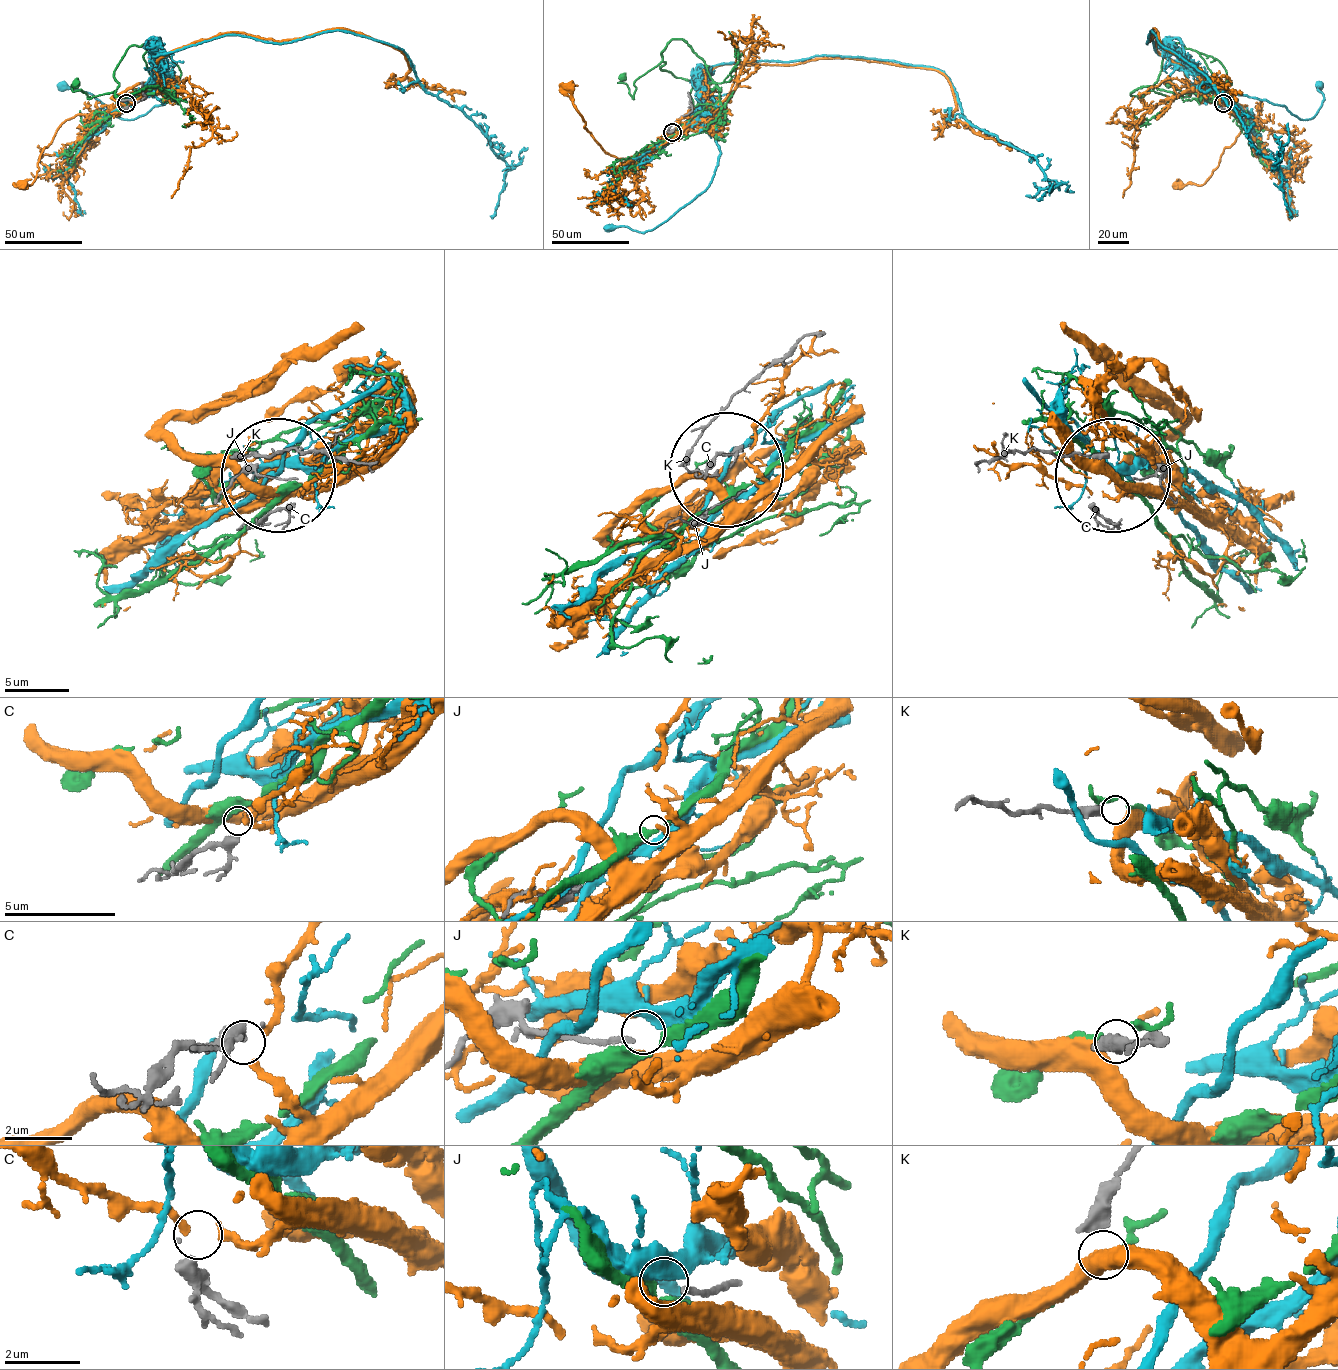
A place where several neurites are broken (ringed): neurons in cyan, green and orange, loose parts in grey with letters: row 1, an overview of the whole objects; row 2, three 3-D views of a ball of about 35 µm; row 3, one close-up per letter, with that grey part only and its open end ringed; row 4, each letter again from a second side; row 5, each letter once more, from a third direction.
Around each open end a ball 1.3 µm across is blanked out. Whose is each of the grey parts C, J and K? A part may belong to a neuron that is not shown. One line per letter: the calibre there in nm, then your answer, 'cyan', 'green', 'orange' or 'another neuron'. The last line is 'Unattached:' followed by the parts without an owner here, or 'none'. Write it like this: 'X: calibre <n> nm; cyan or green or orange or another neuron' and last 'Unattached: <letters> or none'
C: calibre 320 nm; orange
J: calibre 130 nm; green
K: calibre 440 nm; another neuron
Unattached: K

